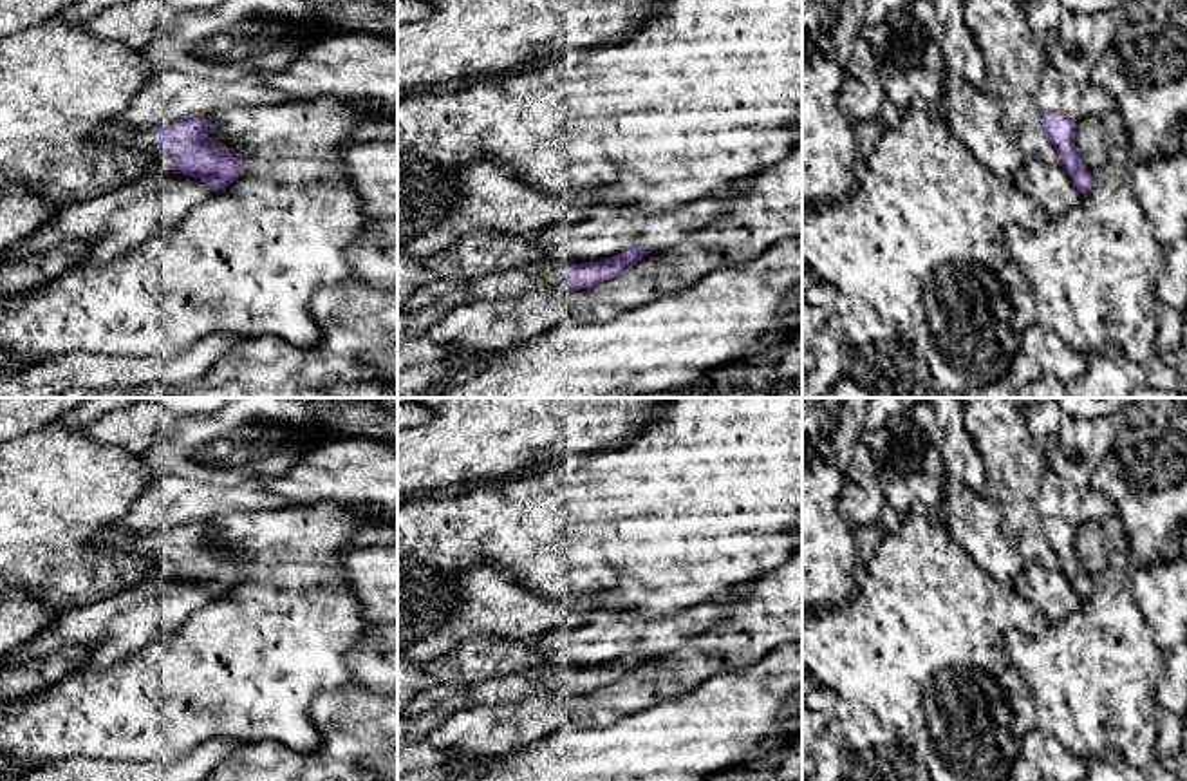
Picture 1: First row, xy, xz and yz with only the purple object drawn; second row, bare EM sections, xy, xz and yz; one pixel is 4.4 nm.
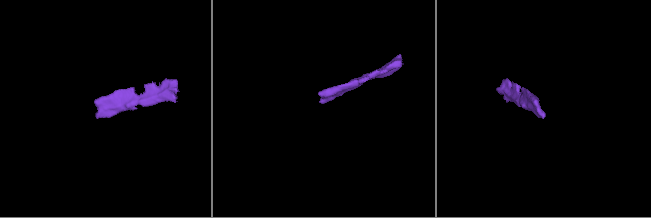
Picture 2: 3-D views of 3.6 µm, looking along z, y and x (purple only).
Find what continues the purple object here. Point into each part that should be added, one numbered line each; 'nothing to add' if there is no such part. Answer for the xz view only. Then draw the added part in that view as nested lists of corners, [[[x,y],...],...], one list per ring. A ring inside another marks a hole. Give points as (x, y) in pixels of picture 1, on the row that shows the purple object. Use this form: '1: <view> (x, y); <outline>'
1: xz (521, 281); [[[535,262],[511,268],[506,273],[477,275],[472,280],[437,280],[419,287],[403,307],[403,313],[416,313],[432,304],[468,304],[493,300],[509,291],[513,296],[531,293],[540,287],[558,287],[567,278],[562,262]]]

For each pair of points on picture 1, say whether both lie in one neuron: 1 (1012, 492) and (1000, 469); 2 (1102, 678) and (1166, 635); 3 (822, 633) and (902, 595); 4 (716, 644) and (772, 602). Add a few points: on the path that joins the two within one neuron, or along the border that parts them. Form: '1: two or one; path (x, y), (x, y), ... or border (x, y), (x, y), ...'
1: one; path (1012, 487), (1005, 474)
2: two; border (1137, 604), (1153, 639), (1164, 649)
3: one; path (842, 633), (864, 633), (882, 615)
4: one; path (730, 637), (757, 617)

